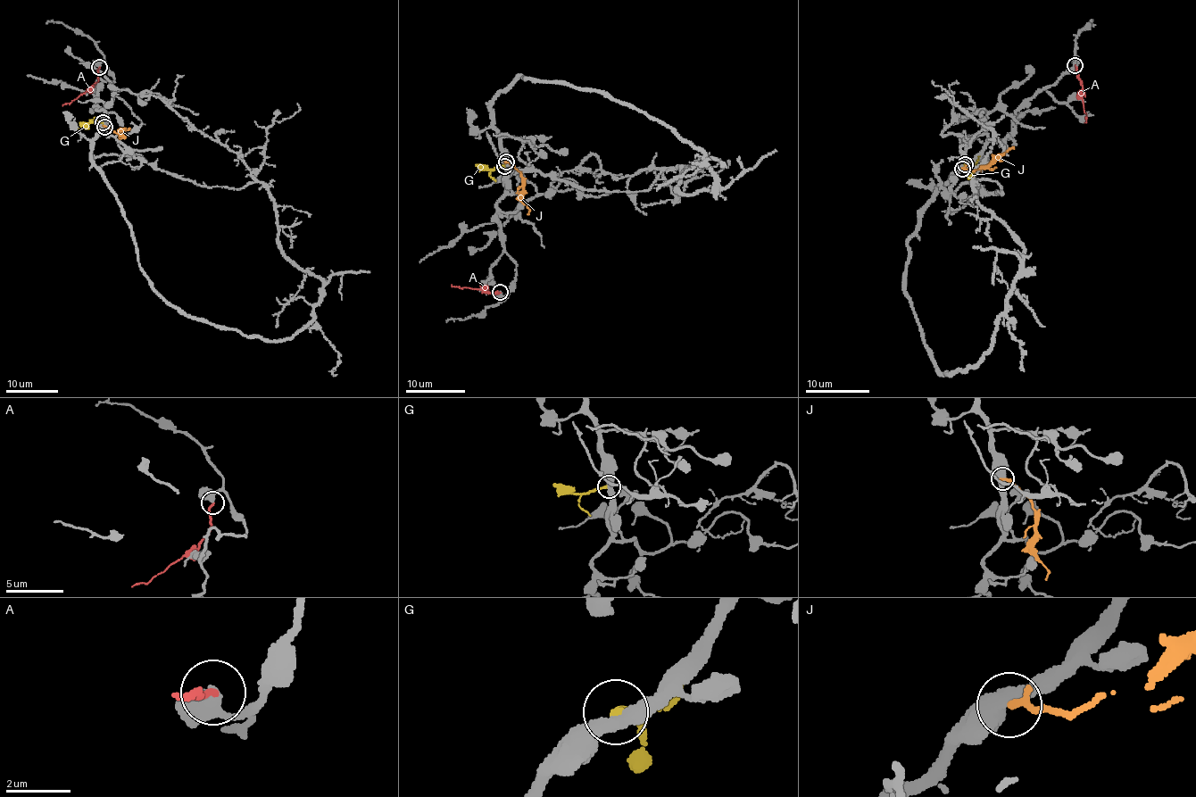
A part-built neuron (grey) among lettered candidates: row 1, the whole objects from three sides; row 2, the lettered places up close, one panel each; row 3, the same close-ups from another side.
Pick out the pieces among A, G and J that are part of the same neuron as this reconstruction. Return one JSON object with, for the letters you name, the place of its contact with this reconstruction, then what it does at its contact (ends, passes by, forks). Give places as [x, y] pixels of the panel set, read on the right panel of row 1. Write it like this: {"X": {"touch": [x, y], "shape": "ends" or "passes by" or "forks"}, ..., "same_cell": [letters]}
{"same_cell": []}

